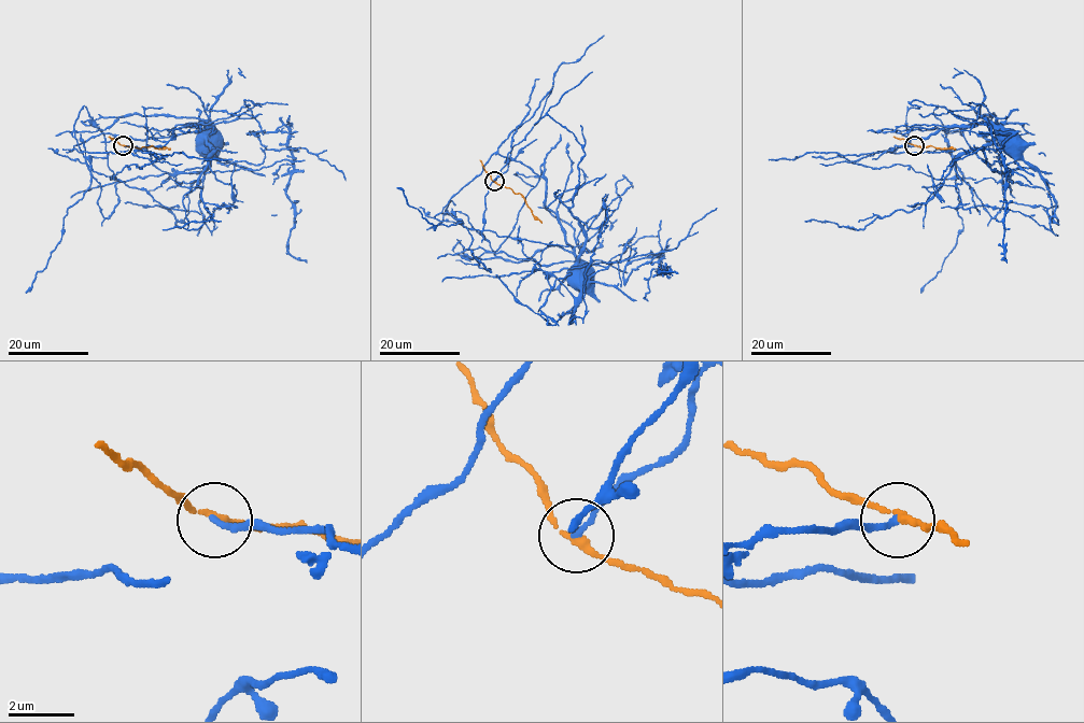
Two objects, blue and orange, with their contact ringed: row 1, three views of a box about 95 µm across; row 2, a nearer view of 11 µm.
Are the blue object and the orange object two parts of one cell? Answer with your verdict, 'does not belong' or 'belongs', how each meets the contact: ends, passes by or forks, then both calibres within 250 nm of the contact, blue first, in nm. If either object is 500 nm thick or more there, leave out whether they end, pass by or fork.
does not belong | blue ends | orange passes by | 170/190 nm

